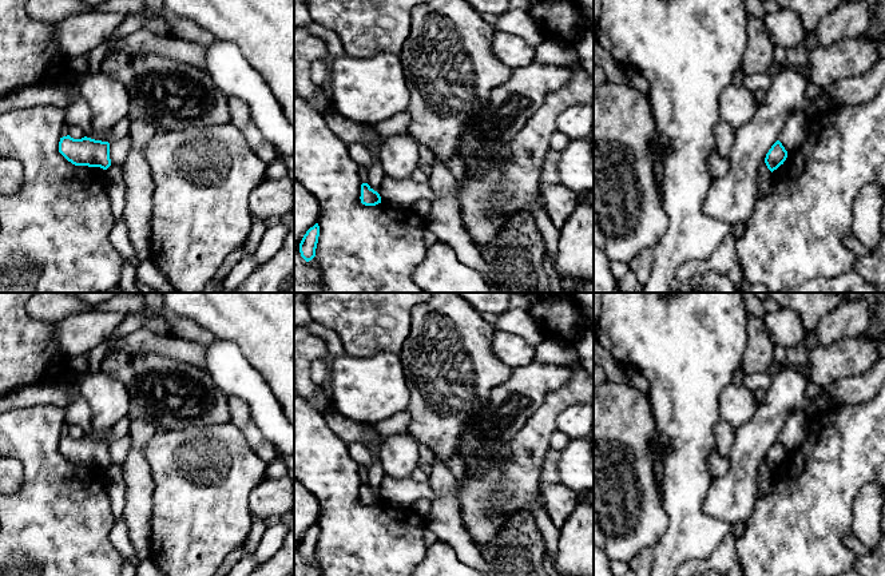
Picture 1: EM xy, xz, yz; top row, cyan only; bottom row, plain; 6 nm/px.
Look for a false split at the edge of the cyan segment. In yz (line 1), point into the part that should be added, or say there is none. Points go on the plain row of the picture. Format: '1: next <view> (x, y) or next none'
1: next none

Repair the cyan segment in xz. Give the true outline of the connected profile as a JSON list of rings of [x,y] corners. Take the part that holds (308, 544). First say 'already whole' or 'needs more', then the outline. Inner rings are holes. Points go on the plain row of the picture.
already whole | [[[315,523],[313,527],[310,527],[306,533],[303,535],[301,543],[299,543],[299,552],[301,556],[309,561],[315,556],[315,548],[318,543],[320,536],[320,525]]]

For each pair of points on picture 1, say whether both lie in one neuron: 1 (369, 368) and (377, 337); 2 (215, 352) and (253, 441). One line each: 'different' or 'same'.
1: different
2: different

